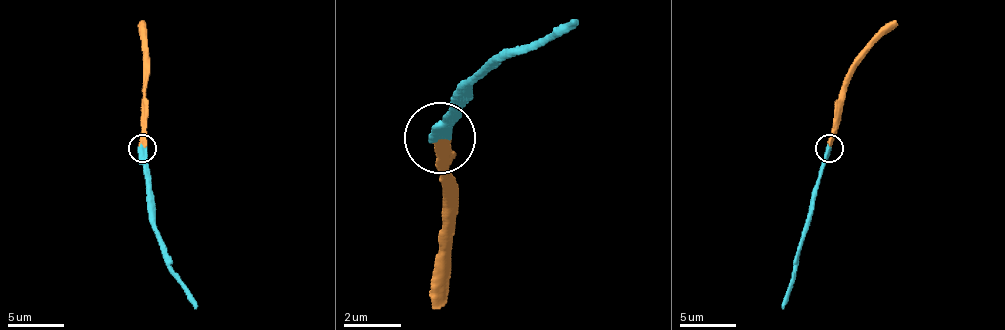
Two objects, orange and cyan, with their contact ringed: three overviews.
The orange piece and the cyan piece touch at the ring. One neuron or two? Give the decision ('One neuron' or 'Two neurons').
One neuron

